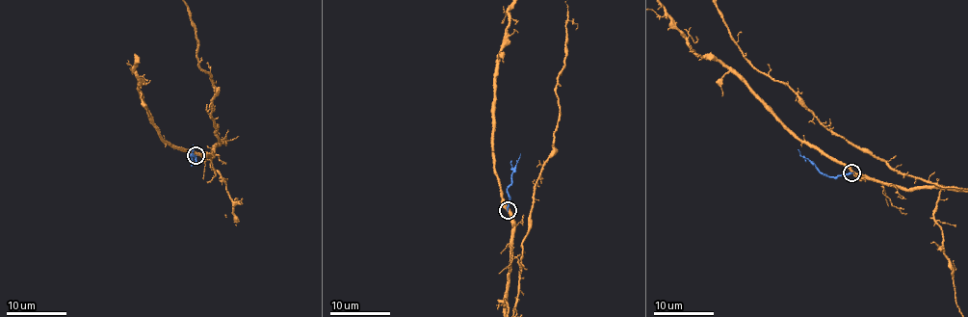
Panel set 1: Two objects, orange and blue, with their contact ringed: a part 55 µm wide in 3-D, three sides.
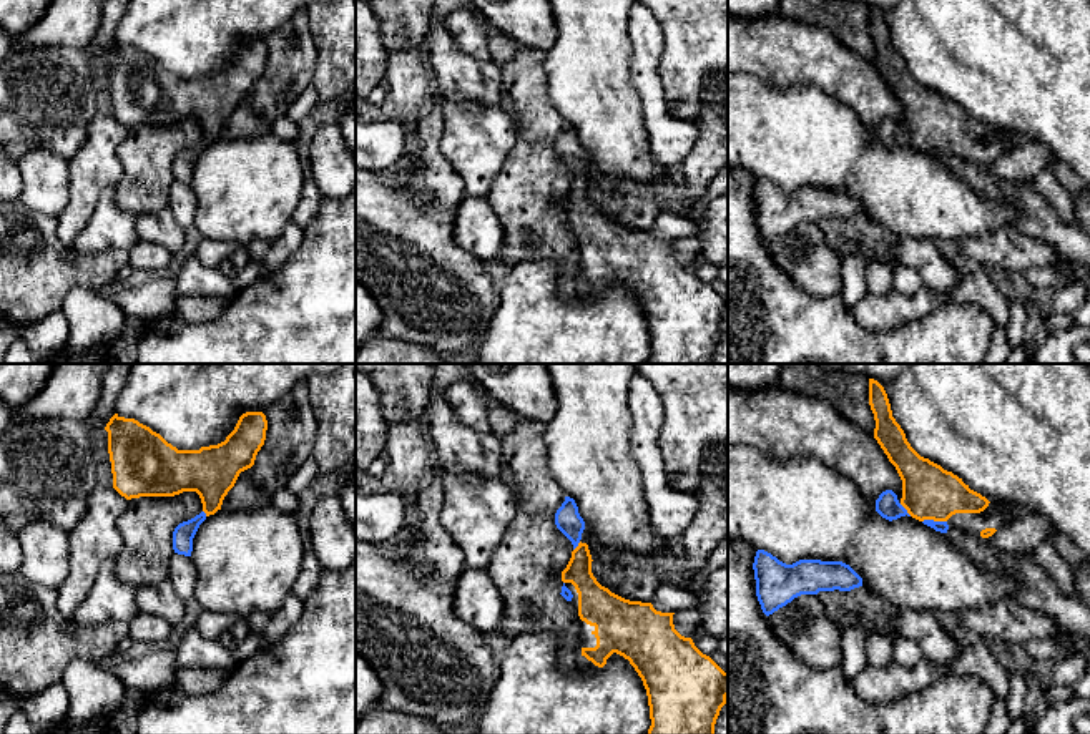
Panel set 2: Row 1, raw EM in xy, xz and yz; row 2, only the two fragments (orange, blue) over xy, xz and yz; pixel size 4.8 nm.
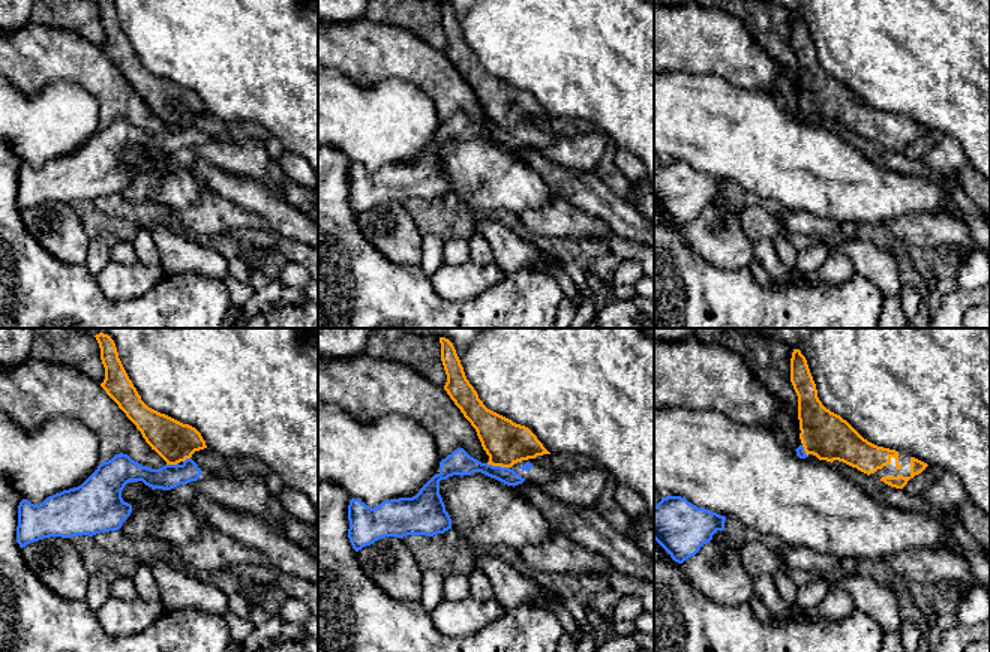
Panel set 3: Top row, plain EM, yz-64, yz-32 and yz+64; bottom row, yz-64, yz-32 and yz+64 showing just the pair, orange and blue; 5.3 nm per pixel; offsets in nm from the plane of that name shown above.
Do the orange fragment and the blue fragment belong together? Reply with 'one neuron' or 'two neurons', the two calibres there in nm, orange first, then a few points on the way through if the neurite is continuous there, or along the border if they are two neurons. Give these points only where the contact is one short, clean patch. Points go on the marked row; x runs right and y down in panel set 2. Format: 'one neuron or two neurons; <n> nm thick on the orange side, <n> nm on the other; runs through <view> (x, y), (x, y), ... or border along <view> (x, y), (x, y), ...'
one neuron; 260 nm thick on the orange side, 60 nm on the other; runs through yz (929, 492), (932, 495), (934, 520), (942, 527)

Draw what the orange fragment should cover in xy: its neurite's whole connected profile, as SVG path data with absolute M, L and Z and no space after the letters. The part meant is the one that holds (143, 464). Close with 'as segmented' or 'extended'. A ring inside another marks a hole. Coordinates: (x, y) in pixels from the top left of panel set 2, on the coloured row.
M246 412L218 445L178 450L160 433L135 418L115 413L106 423L113 488L126 500L174 497L196 492L203 511L173 531L173 550L191 556L199 525L221 510L241 472L254 465L264 445L268 420L263 412Z; extended

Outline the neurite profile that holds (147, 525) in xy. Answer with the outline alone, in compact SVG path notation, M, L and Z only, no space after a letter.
M196 492L174 497L140 497L128 500L118 518L123 548L115 558L115 575L135 588L168 580L174 528L203 511Z

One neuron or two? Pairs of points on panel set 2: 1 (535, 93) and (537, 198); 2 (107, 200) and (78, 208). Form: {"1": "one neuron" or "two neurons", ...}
{"1": "one neuron", "2": "two neurons"}

